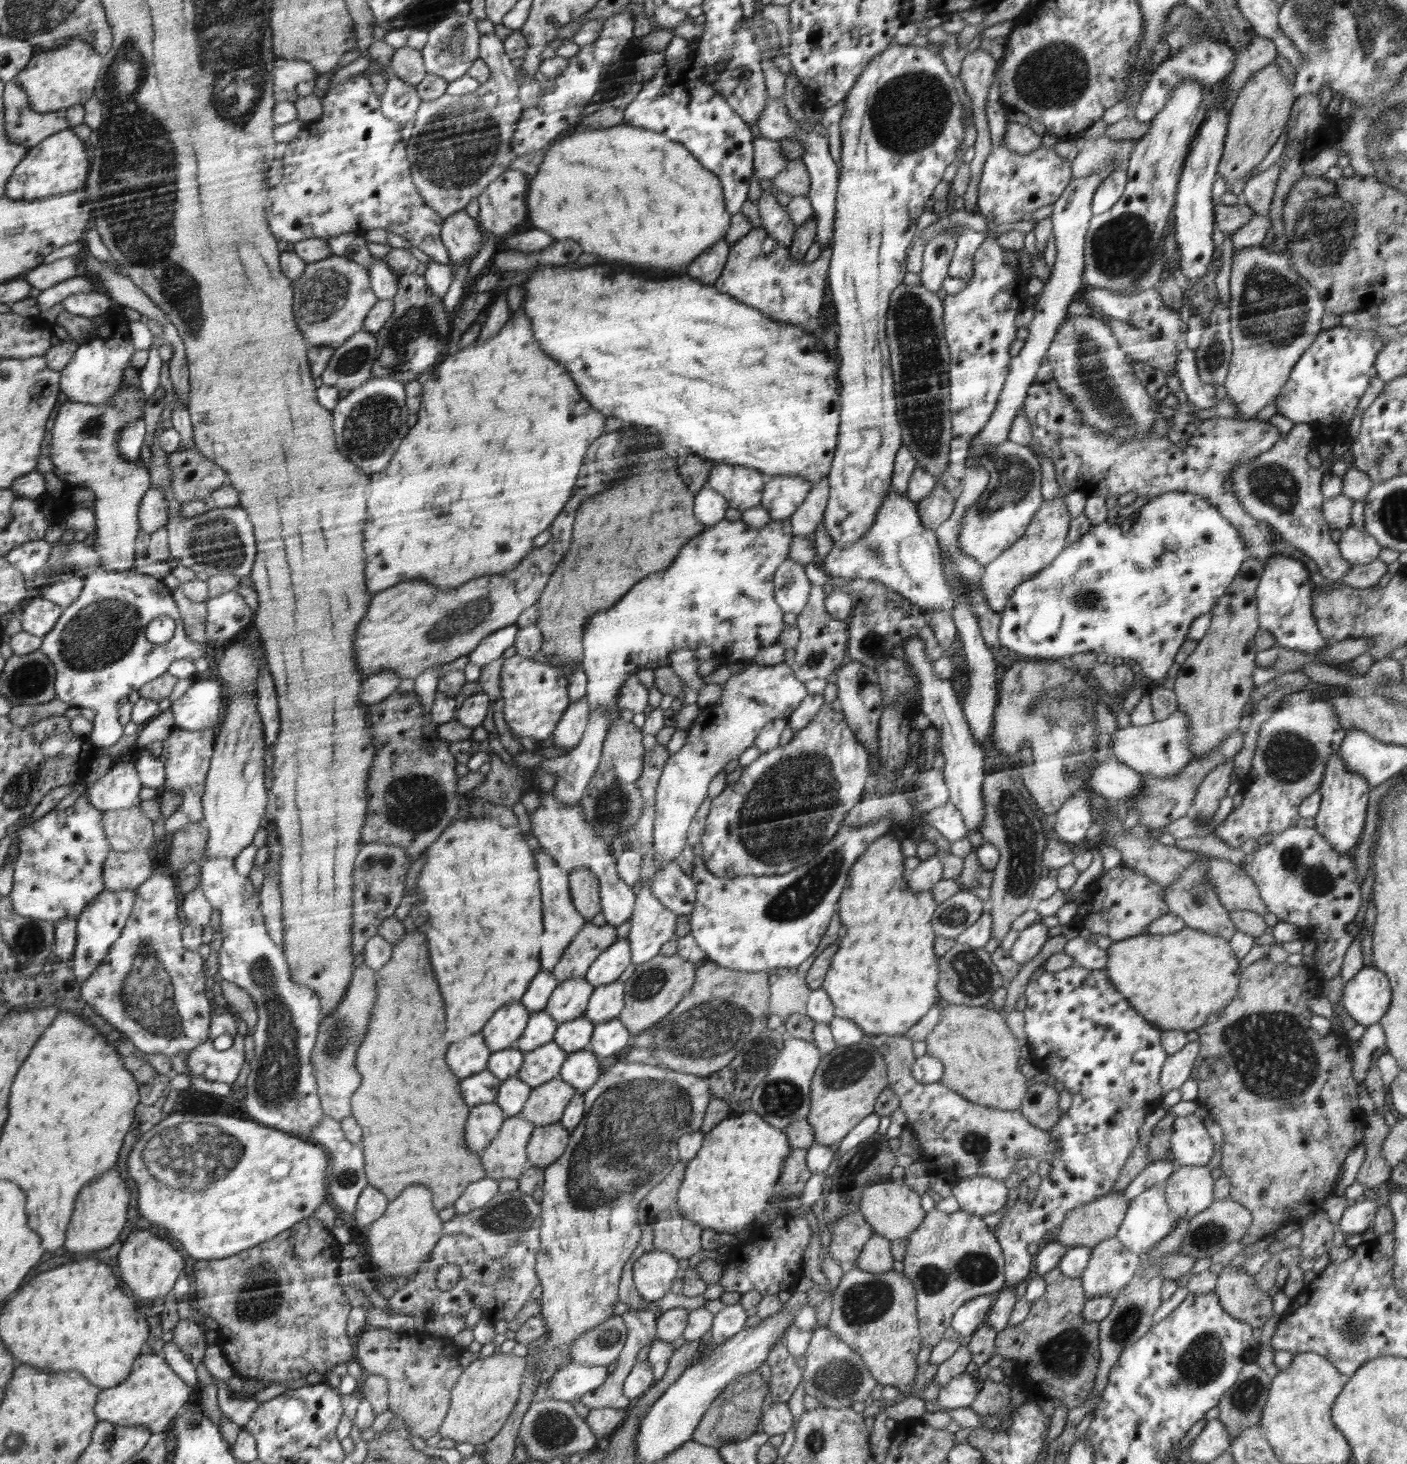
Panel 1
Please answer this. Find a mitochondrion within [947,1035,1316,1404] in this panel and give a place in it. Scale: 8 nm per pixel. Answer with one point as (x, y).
(1204, 1359)

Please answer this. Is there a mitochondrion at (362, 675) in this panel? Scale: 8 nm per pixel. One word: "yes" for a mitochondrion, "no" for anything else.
no

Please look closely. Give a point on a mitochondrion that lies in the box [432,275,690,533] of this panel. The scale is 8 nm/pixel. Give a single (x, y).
(612, 462)

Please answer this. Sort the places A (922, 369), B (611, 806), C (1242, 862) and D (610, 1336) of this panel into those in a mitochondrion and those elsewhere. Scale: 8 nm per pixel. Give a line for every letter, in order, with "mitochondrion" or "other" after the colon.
A: mitochondrion
B: mitochondrion
C: other
D: mitochondrion

